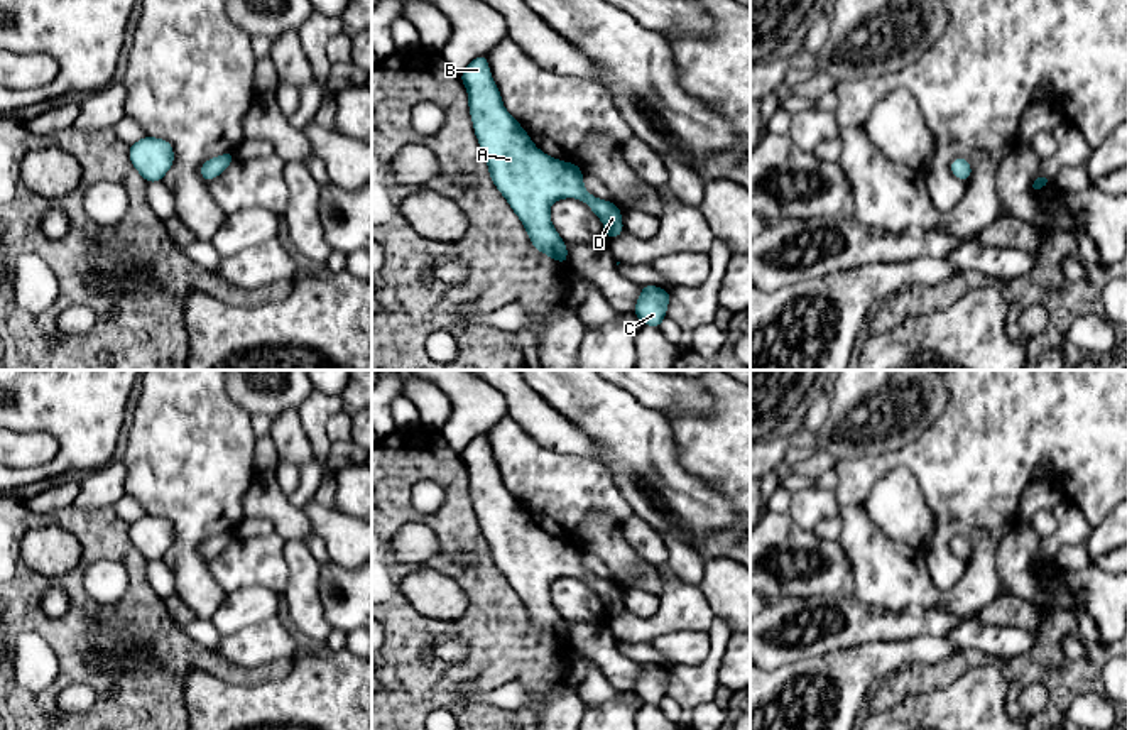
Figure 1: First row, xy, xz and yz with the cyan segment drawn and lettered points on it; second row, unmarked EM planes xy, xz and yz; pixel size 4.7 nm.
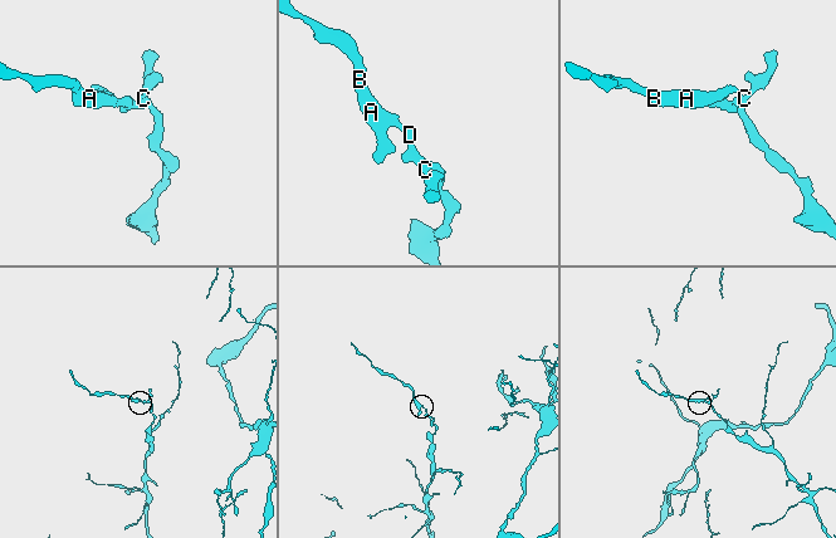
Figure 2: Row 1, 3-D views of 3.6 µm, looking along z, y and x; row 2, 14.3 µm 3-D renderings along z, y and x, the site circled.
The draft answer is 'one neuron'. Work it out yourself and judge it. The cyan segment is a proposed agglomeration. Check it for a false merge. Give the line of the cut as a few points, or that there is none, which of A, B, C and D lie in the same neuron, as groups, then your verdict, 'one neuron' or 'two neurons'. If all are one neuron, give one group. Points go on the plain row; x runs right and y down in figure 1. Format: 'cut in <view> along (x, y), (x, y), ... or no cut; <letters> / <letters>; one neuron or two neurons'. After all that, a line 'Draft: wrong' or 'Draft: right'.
no cut; A B C D; one neuron
Draft: right

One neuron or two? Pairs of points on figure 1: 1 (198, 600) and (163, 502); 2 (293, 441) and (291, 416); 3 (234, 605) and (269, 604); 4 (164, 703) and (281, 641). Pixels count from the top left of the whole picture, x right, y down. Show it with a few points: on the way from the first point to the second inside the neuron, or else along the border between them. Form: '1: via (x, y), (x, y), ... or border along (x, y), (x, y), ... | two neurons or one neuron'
1: via (191, 577), (186, 565), (186, 526) | one neuron
2: via (291, 435), (291, 423) | one neuron
3: via (242, 605), (261, 604) | one neuron
4: border along (217, 649), (240, 668) | two neurons

